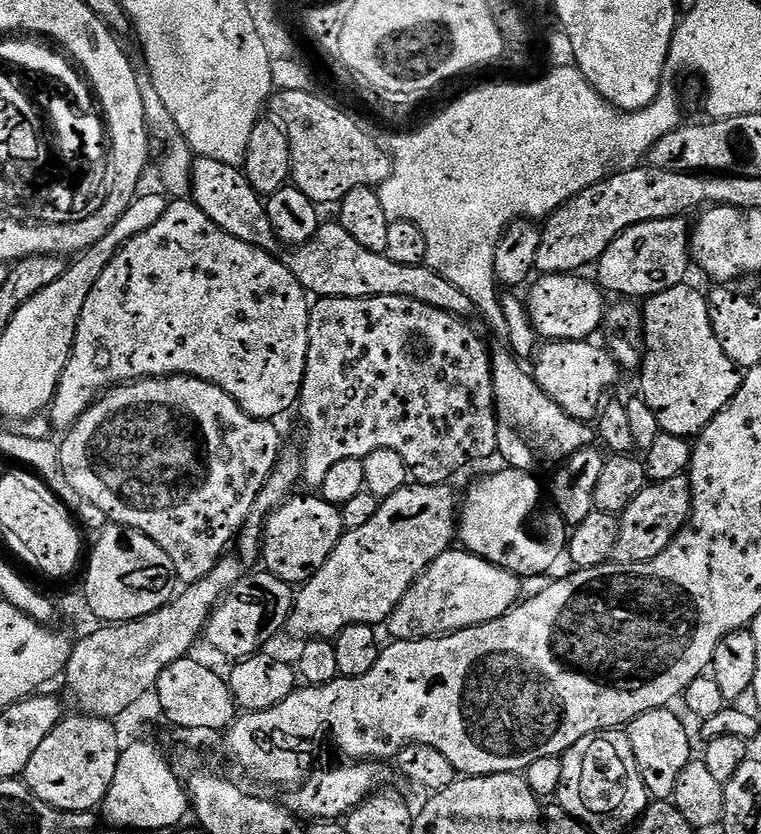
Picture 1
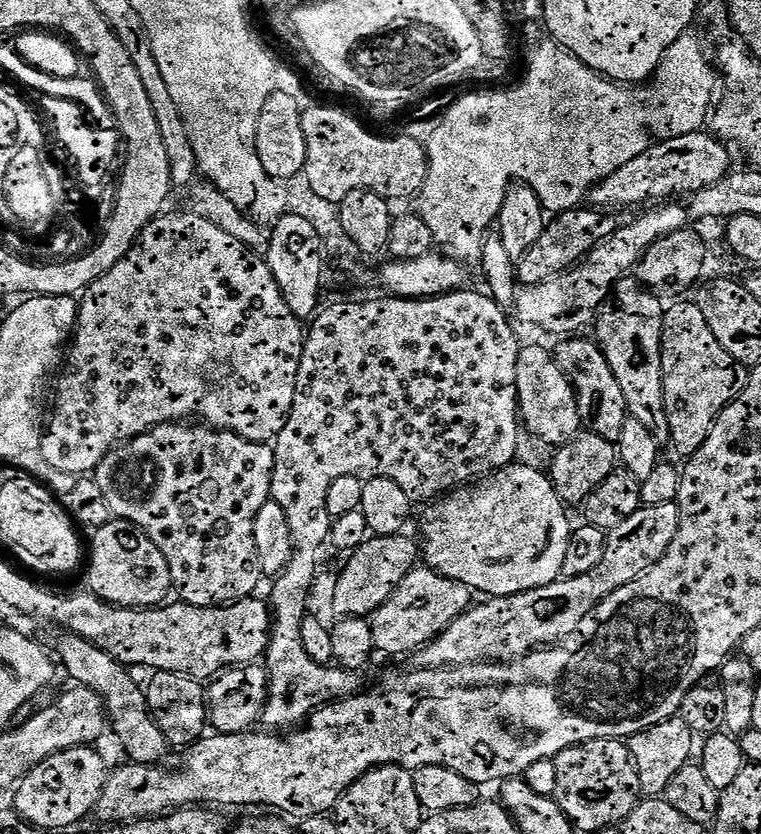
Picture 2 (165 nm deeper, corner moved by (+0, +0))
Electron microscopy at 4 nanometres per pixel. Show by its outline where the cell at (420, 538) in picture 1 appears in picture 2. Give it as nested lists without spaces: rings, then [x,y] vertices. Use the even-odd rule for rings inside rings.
[[[376,536],[373,540],[365,539],[360,545],[336,580],[336,612],[340,614],[375,613],[417,563],[417,541],[415,544],[408,536]]]

